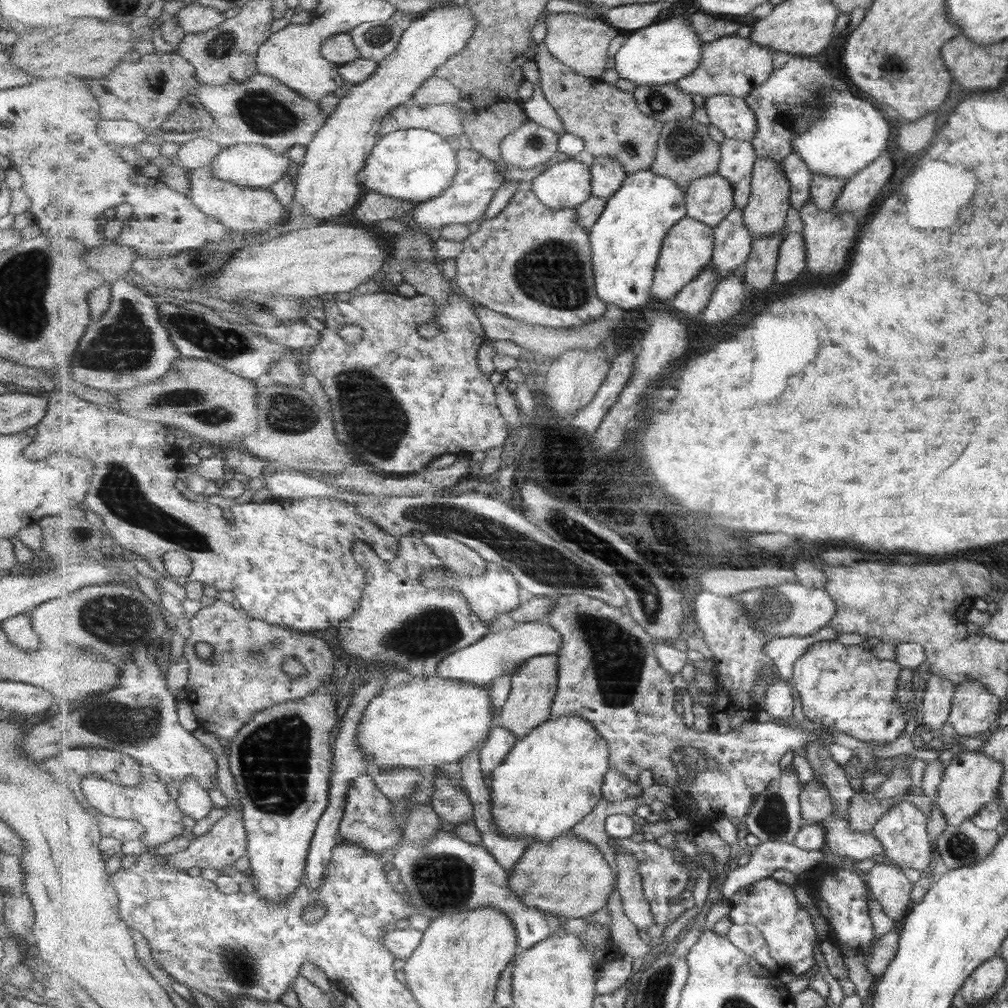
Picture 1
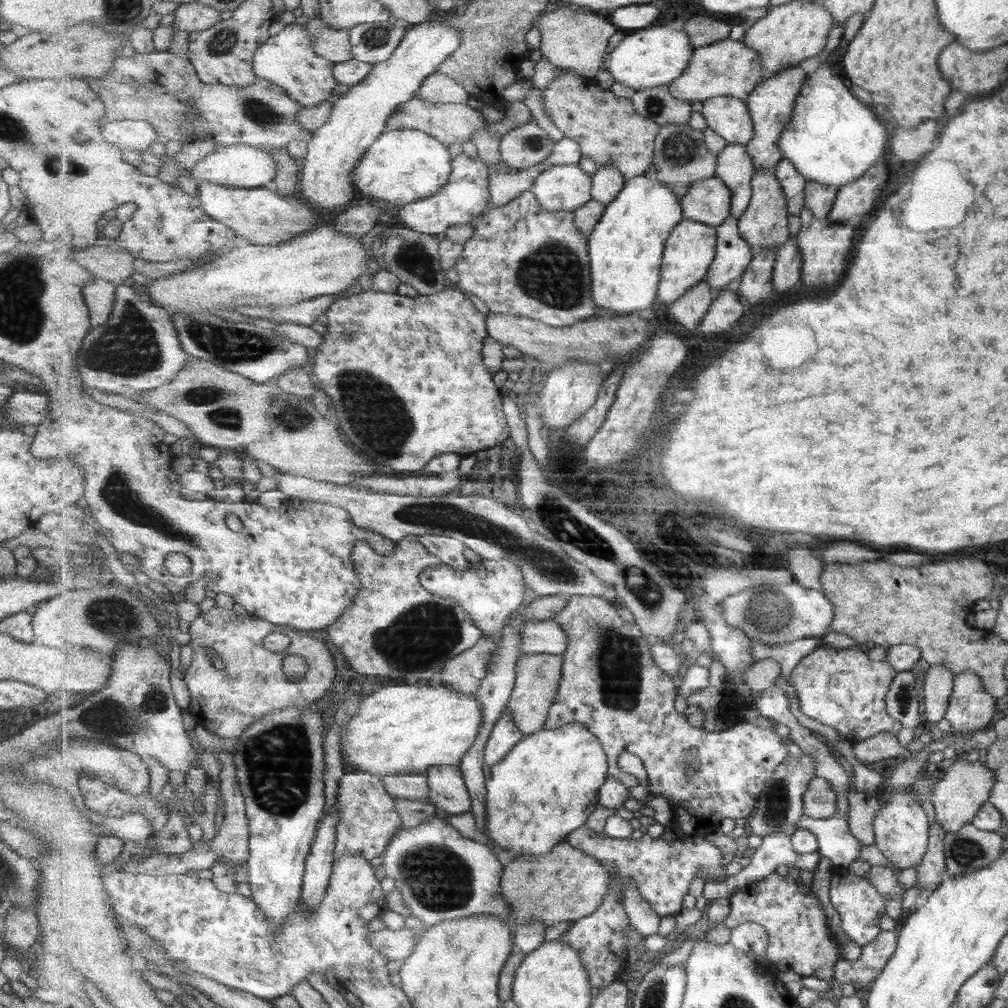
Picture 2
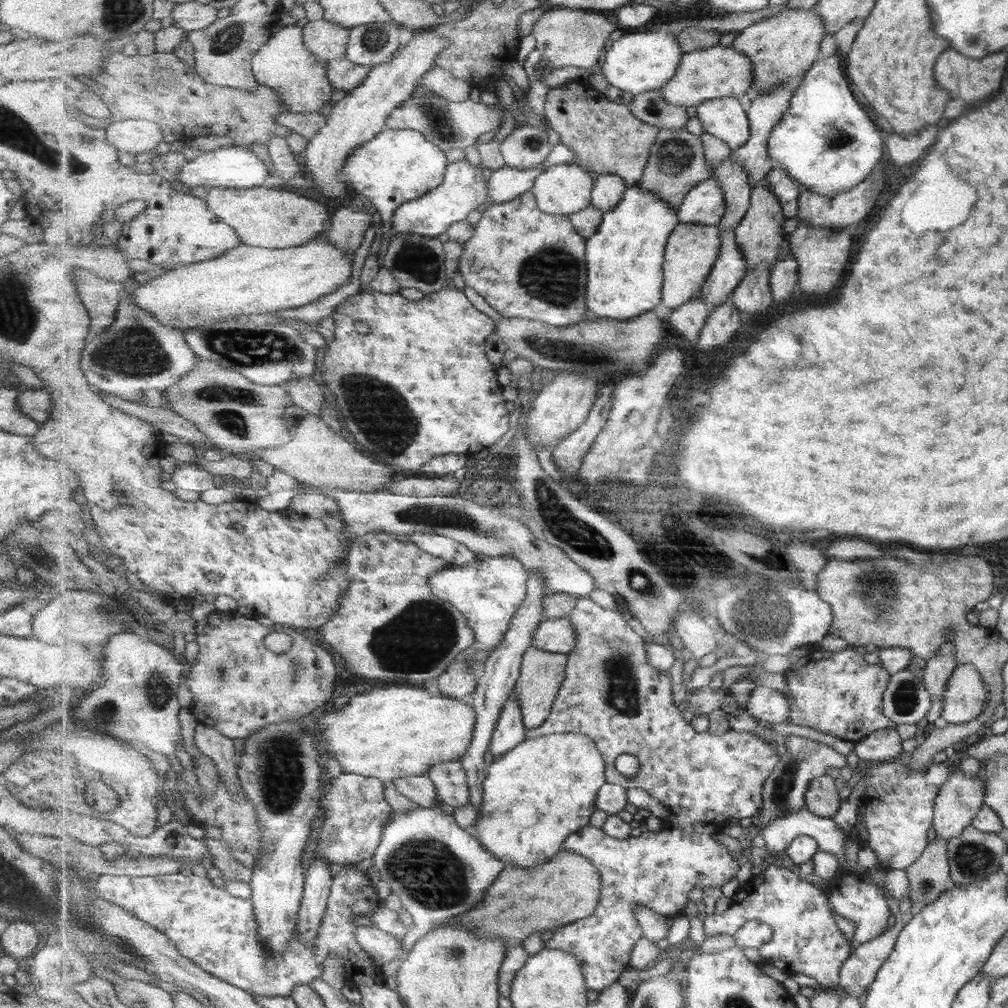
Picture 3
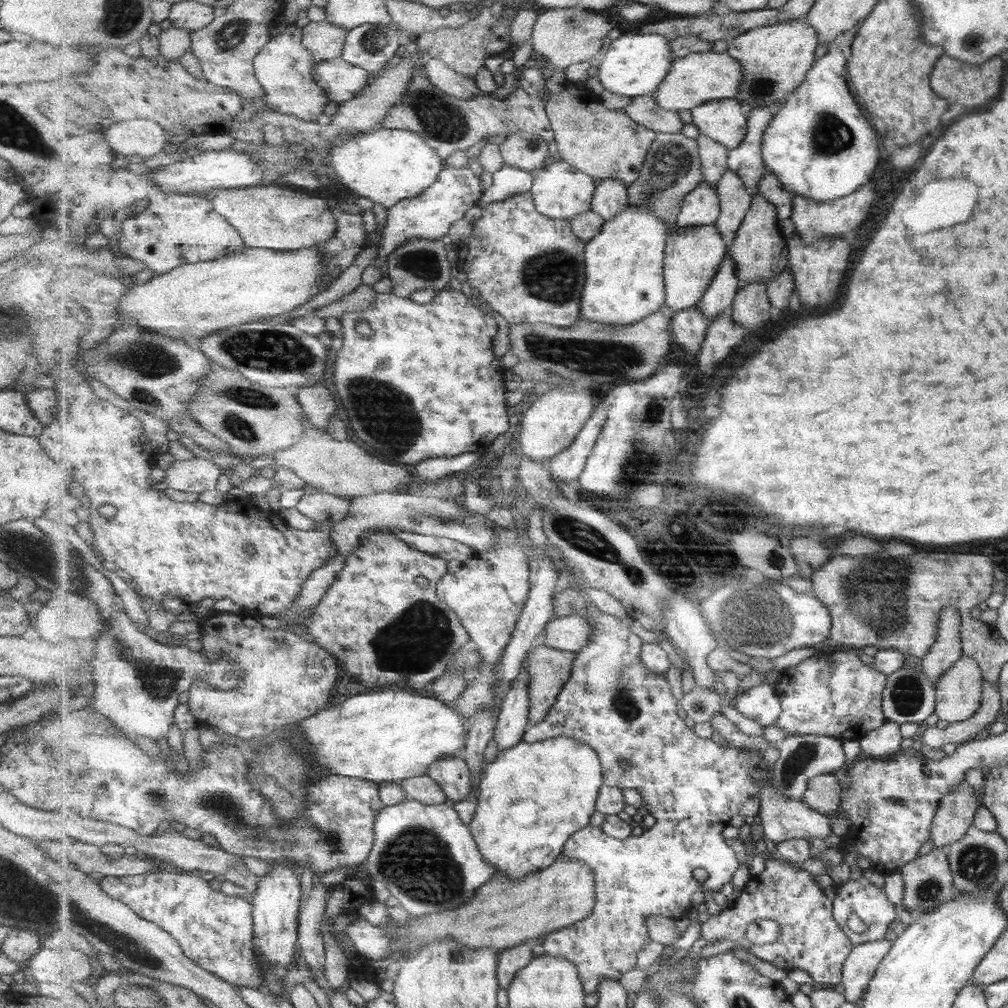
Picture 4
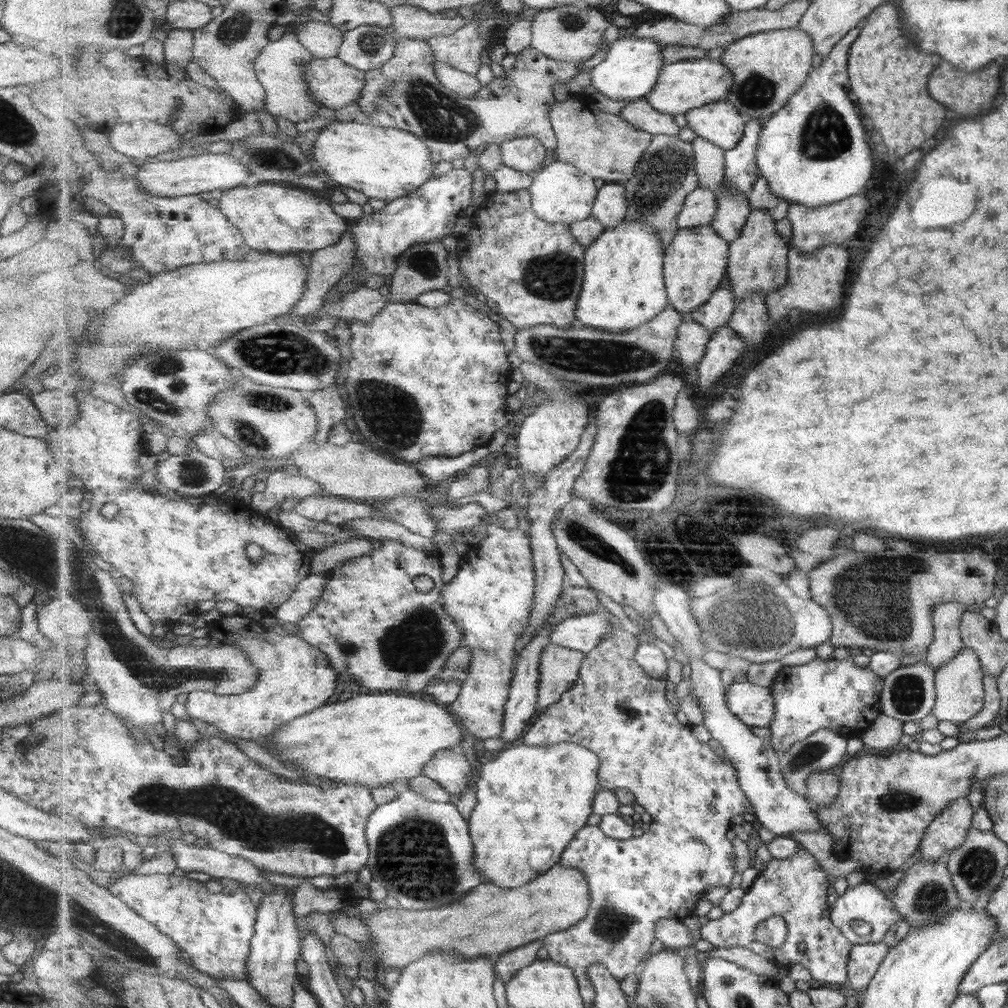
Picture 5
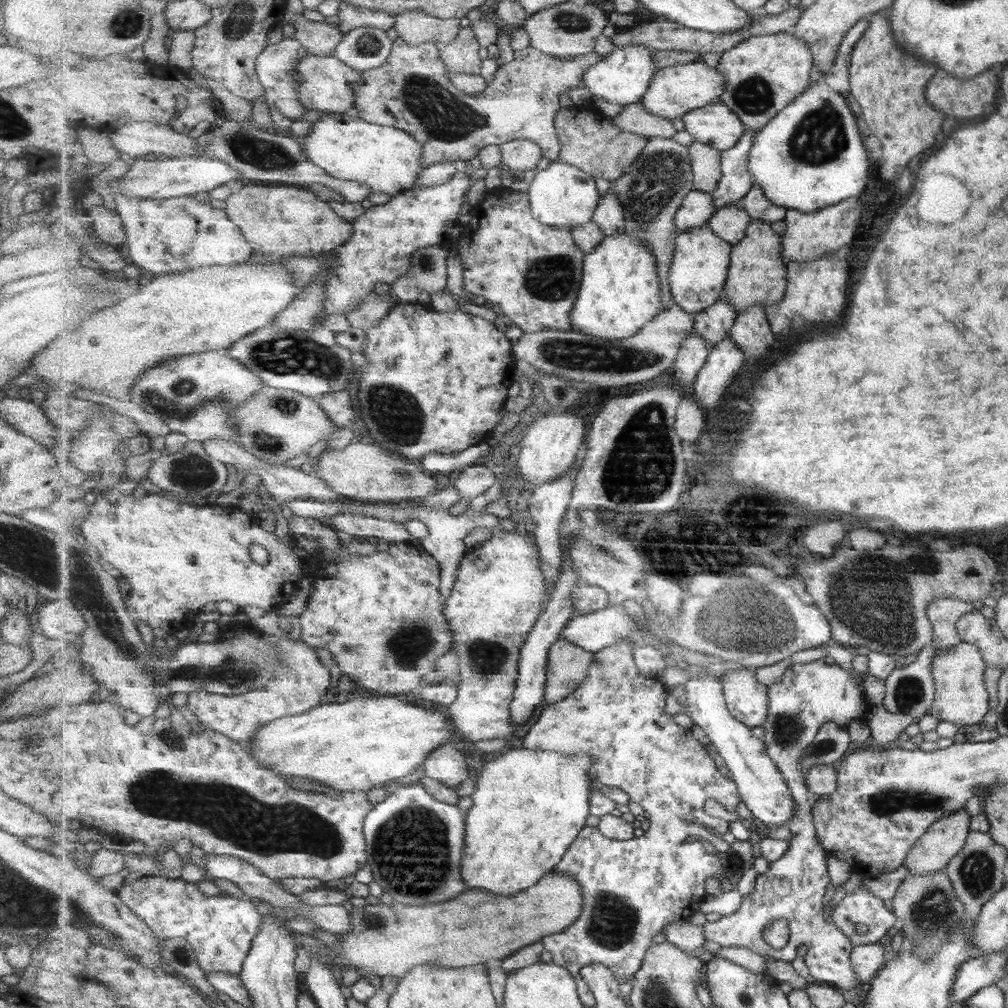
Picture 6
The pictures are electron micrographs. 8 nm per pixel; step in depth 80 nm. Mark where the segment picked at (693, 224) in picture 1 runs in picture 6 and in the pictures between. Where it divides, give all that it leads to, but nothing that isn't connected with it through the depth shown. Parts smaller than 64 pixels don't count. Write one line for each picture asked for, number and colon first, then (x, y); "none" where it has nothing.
2: (691, 248)
3: (693, 249)
4: (693, 256)
5: (695, 265)
6: (699, 273)

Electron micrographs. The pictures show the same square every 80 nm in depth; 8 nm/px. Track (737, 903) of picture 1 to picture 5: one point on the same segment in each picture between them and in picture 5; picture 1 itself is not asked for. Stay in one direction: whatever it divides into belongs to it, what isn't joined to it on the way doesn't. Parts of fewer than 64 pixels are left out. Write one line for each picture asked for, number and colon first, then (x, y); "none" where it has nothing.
2: (801, 940)
3: (806, 939)
4: (812, 940)
5: (796, 887)

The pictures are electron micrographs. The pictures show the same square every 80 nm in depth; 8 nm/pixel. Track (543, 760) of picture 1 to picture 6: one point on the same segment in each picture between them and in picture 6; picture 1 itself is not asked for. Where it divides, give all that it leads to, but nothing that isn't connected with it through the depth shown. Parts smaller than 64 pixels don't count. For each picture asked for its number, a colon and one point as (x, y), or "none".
2: (546, 788)
3: (535, 796)
4: (533, 798)
5: (532, 801)
6: (529, 806)

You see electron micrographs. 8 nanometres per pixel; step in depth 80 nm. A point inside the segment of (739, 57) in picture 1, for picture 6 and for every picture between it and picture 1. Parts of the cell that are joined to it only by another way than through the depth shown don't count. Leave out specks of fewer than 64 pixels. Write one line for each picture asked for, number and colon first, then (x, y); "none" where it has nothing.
2: (729, 67)
3: (718, 72)
4: (696, 79)
5: (682, 86)
6: (675, 90)

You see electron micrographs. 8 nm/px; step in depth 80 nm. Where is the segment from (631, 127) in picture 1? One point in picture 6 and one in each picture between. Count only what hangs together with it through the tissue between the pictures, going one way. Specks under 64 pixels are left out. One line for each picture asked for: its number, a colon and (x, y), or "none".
2: (608, 129)
3: (608, 138)
4: (607, 143)
5: (604, 145)
6: (590, 140)

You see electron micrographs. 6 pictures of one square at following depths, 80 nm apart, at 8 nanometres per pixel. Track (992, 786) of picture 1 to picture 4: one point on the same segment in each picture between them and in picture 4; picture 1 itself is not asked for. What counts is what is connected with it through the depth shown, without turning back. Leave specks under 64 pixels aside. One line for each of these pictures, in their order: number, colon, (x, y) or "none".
2: (964, 787)
3: (957, 801)
4: (954, 813)

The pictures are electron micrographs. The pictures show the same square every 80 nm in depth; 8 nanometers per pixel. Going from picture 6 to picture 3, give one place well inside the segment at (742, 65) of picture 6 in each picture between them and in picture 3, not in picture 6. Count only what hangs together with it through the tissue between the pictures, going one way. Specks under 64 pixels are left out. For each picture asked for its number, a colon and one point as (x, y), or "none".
3: (783, 47)
4: (777, 58)
5: (769, 67)

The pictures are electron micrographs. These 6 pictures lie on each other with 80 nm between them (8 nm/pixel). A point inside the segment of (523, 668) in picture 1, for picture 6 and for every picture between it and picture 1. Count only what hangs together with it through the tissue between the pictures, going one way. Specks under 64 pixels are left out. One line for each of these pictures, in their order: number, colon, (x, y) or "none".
2: (539, 675)
3: (543, 673)
4: (550, 669)
5: (560, 667)
6: (568, 665)

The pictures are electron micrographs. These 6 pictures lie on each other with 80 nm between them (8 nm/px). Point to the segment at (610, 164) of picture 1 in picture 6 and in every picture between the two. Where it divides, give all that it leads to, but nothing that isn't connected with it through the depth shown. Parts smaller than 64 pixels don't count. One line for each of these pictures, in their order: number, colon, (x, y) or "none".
2: (607, 182)
3: (609, 190)
4: (611, 196)
5: (611, 207)
6: (610, 216)

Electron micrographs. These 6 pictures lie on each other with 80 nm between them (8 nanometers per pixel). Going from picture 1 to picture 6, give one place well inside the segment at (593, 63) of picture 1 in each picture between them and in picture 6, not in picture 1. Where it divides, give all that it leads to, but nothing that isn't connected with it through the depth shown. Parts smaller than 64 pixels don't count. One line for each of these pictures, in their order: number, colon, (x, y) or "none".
2: (578, 41)
3: (565, 37)
4: (564, 36)
5: (566, 33)
6: (567, 30)

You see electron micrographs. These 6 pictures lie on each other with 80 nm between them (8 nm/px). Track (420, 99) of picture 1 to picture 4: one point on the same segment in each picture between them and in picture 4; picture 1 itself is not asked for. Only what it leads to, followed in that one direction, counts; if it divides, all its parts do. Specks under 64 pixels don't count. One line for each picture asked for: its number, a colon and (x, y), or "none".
2: (440, 88)
3: (439, 80)
4: (463, 87)

